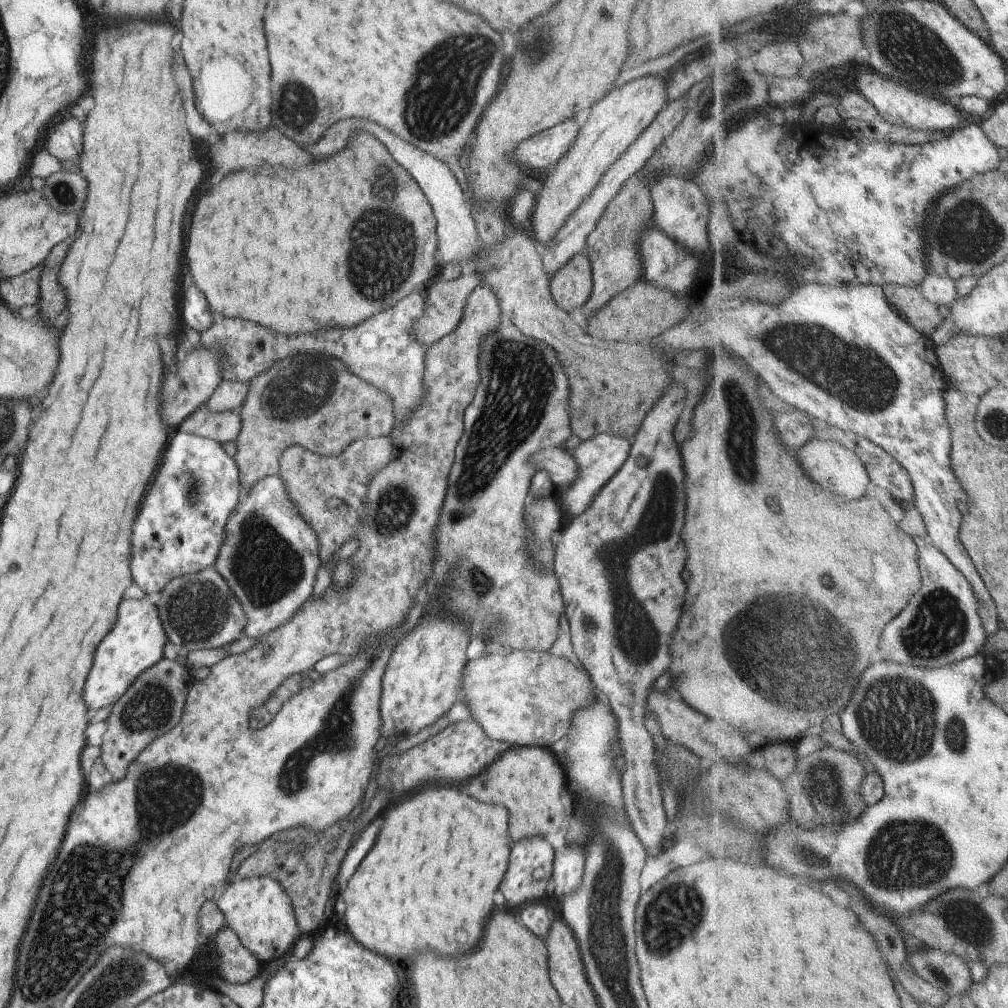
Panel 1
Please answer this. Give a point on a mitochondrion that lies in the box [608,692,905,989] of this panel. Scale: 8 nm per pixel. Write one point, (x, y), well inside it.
(674, 907)

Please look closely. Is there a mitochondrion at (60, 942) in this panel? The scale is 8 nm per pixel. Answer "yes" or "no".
yes

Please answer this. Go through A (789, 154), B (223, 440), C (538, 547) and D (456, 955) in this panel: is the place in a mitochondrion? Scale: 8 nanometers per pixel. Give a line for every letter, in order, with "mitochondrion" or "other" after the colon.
A: other
B: other
C: mitochondrion
D: other

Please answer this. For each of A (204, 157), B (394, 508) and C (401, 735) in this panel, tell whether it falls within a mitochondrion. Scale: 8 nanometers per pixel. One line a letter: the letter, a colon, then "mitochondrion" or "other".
A: other
B: mitochondrion
C: other

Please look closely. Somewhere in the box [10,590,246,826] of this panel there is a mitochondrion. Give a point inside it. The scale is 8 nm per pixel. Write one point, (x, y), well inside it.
(152, 701)

